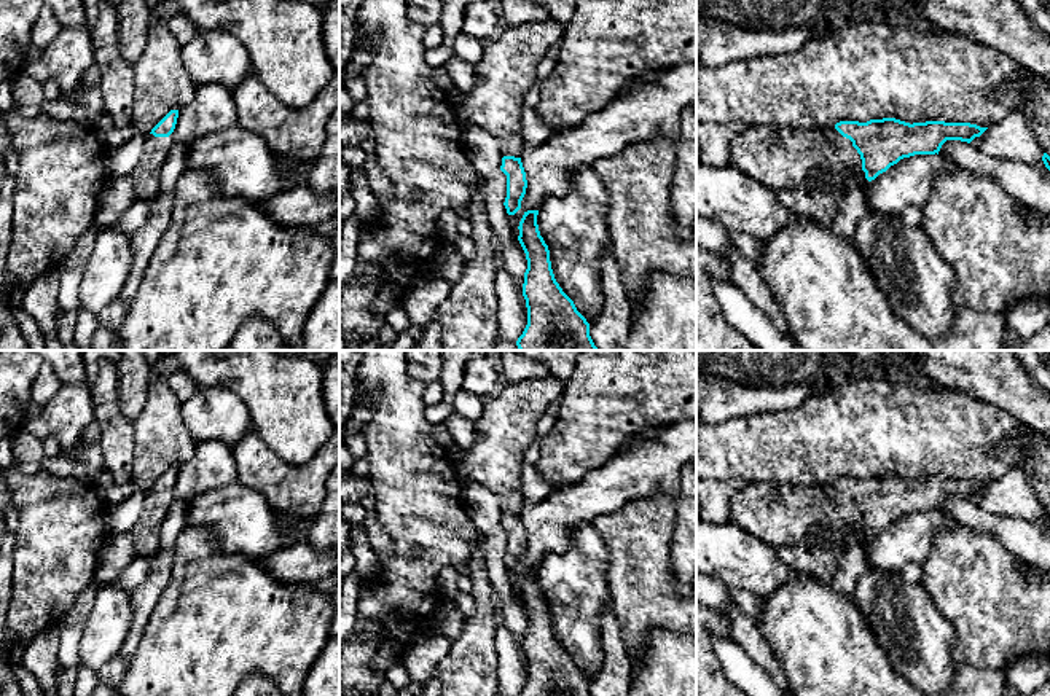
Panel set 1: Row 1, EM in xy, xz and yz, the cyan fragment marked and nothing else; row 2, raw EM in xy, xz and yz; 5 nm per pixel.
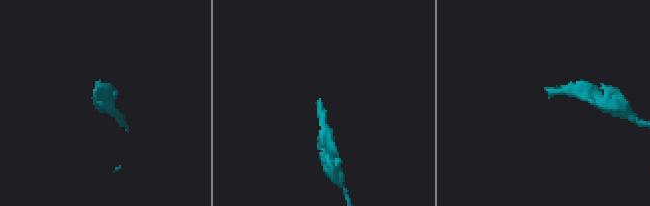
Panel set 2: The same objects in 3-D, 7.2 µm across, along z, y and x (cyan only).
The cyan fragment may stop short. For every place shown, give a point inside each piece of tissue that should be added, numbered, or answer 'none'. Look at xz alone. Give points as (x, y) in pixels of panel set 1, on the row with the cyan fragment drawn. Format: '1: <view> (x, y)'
1: xz (507, 69)

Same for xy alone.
1: xy (145, 177)

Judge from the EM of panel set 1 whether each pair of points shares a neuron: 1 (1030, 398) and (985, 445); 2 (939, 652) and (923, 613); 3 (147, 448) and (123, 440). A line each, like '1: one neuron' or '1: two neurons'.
1: two neurons
2: one neuron
3: two neurons

